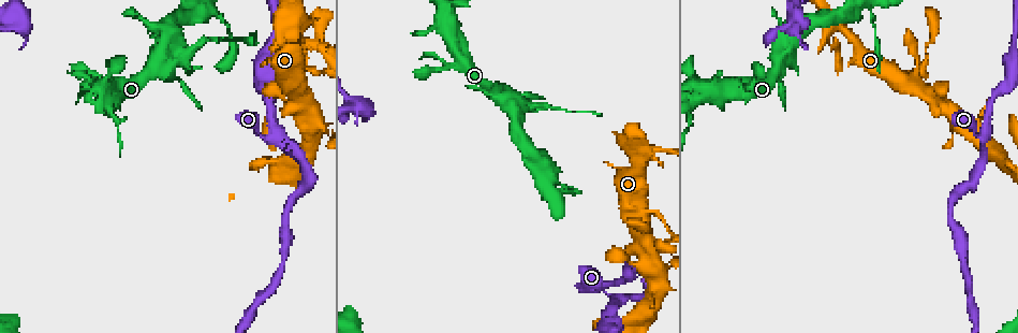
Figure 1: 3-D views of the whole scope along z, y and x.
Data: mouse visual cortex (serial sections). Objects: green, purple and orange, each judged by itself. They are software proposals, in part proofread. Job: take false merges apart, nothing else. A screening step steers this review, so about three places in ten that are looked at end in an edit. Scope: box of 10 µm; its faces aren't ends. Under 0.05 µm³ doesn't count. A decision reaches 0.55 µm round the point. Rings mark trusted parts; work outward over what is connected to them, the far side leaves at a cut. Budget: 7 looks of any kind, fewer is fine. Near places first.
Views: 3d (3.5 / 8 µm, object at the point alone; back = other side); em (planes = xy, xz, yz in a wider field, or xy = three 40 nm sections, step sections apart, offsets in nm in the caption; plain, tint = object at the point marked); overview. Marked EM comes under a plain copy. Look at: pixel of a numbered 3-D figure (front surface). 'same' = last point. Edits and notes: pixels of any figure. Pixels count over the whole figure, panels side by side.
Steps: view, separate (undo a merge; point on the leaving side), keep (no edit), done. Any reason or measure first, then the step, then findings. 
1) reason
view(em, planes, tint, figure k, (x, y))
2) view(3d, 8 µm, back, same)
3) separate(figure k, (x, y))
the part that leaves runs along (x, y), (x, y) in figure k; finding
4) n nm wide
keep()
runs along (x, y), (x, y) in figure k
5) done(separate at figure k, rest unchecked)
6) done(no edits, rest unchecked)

four or more arms meet
view(3d, 3.5 µm, figure 1, (641, 212))

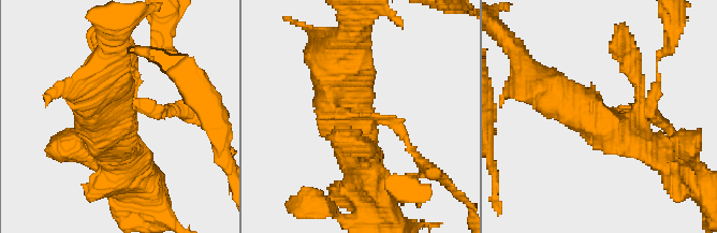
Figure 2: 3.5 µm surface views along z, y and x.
4 arms; arms of 150, 200, 450, 600 nm
view(em, xy, step 5, tint, figure 2, (603, 121))

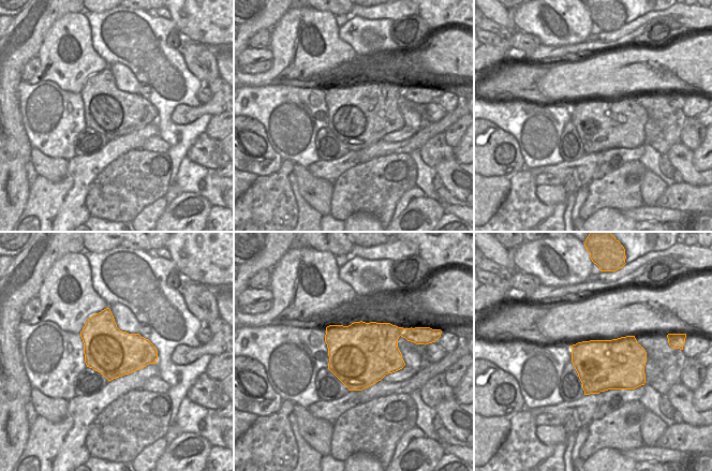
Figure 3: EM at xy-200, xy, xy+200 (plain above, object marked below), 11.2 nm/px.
700 nm wide
separate(figure 2, (405, 136))
the part that leaves runs along (375, 119), (400, 130), (424, 174) in figure 2; a second cell is stuck on

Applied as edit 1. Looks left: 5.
view(3d, 3.5 µm, figure 1, (636, 150))

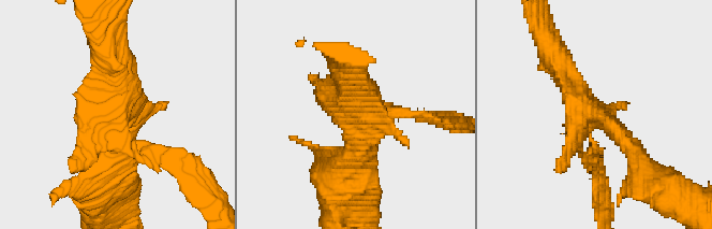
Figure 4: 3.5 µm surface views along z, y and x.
now the EM
view(em, xy, step 2, tint, figure 4, (115, 115))

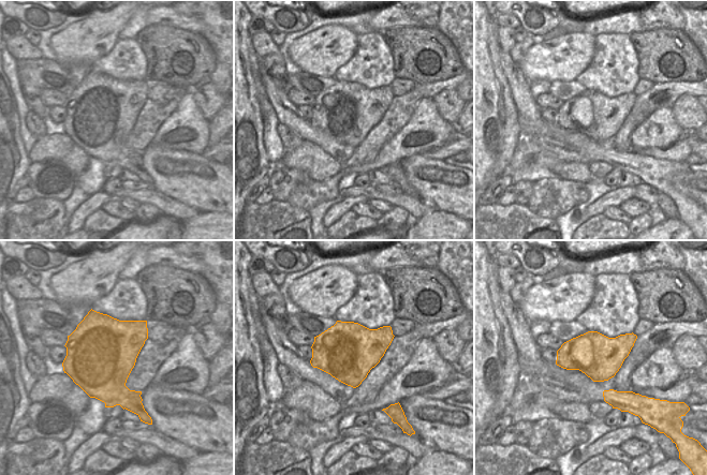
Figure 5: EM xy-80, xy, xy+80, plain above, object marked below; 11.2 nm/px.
view(em, xy, step 1, tint, same)

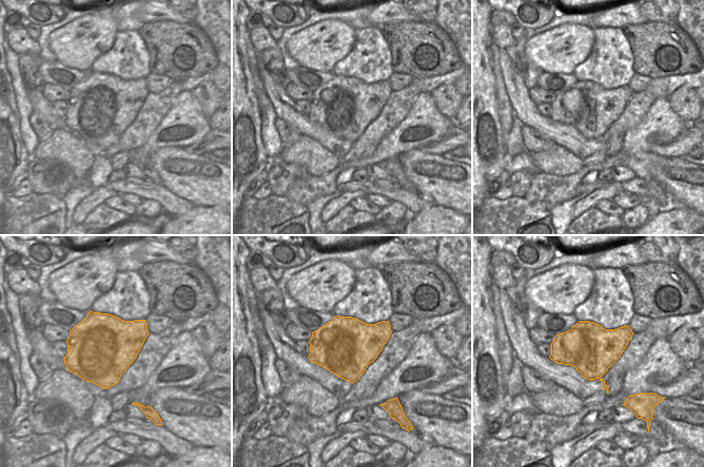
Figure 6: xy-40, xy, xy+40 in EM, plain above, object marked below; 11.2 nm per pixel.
separate(figure 4, (171, 153))
the part that leaves runs along (590, 137), (596, 146), (596, 202) in figure 4; two cells meet here

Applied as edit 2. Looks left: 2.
three-way junction
view(em, xy, step 1, tint, figure 1, (162, 53))

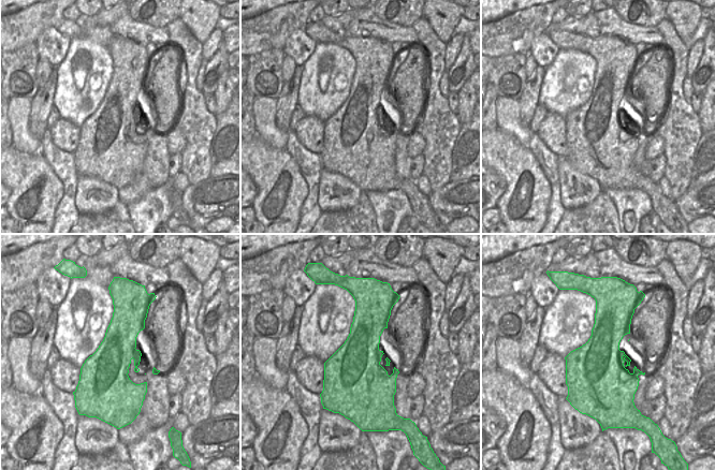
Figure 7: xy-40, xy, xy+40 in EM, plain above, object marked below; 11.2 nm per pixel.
wider look
view(3d, 3.5 µm, back, same)

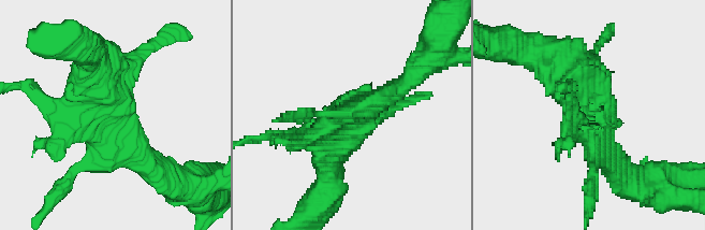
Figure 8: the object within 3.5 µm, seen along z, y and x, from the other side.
3 arms; arms of 250, 350, 500 nm
keep()
runs along (613, 168), (599, 125), (544, 55) in figure 8; one cell here

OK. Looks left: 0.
done(separate at figure 2, separate at figure 4, rest unchecked)

